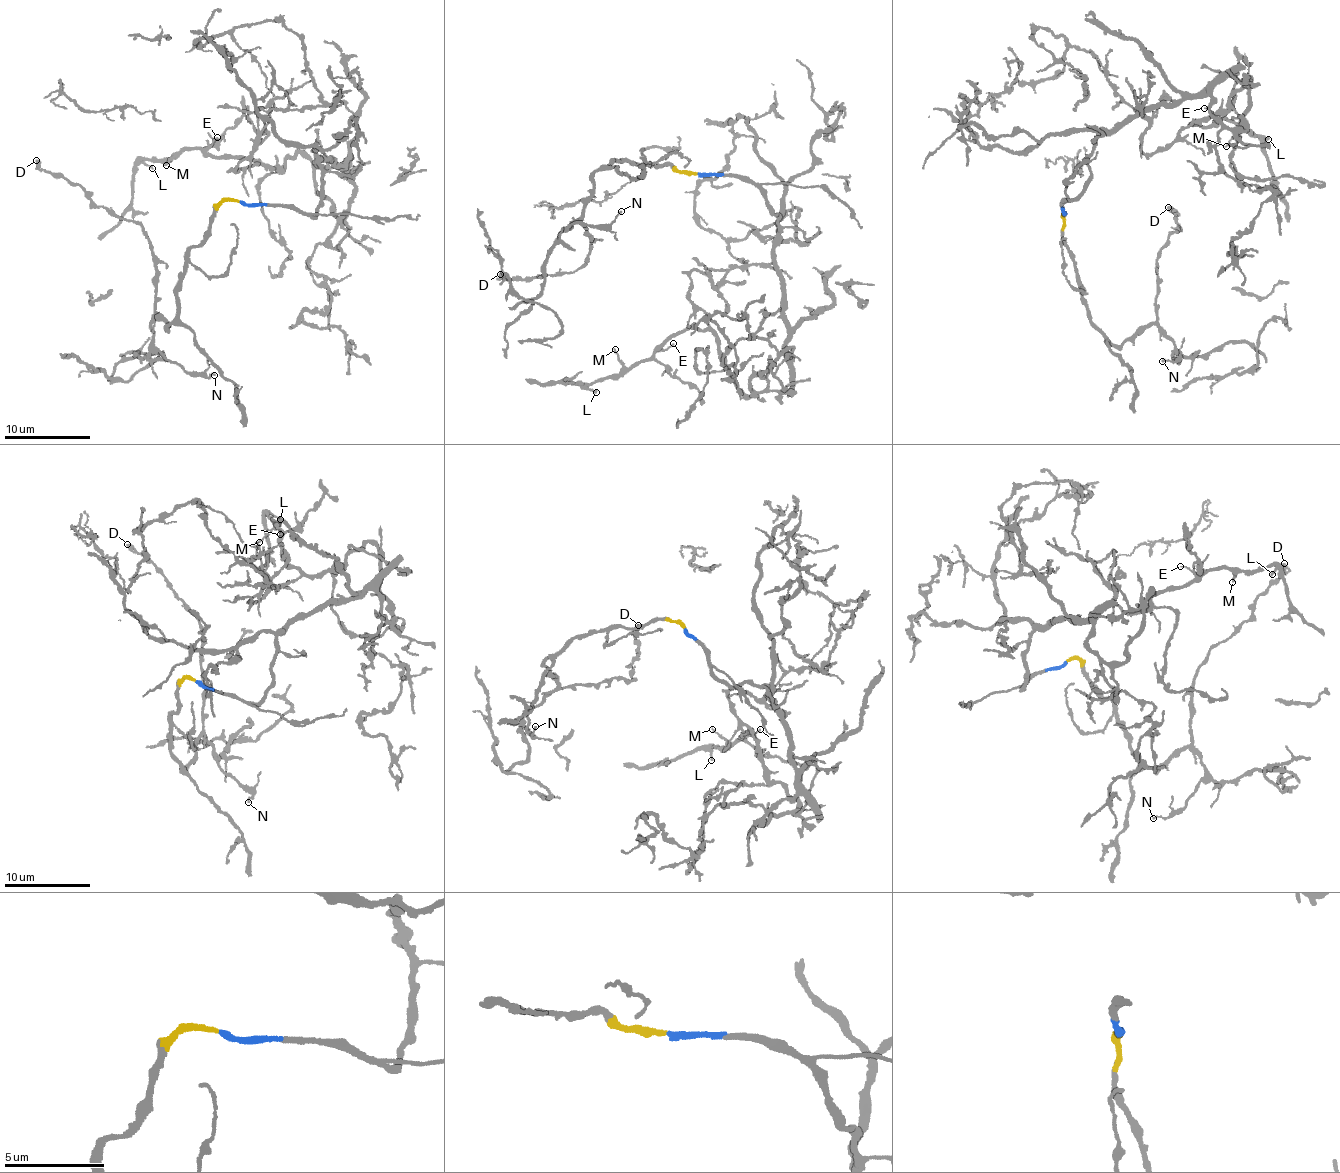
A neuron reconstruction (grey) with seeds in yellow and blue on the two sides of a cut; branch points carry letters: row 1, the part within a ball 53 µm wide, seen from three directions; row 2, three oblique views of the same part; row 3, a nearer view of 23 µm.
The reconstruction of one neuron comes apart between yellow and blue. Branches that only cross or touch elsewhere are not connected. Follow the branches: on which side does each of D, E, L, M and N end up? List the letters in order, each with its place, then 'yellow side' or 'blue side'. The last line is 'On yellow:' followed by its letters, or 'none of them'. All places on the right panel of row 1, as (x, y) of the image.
D: at (1168, 207); yellow side
E: at (1204, 108); blue side
L: at (1268, 139); blue side
M: at (1226, 146); blue side
N: at (1162, 361); yellow side
On yellow: D, N

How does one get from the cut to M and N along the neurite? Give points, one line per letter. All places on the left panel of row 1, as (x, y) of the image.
M: (239, 201), (311, 216), (317, 159), (354, 192), (335, 216), (300, 152), (280, 167), (182, 149), (165, 165)
N: (239, 201), (219, 205), (190, 251), (179, 308), (151, 328), (154, 347), (215, 375)

